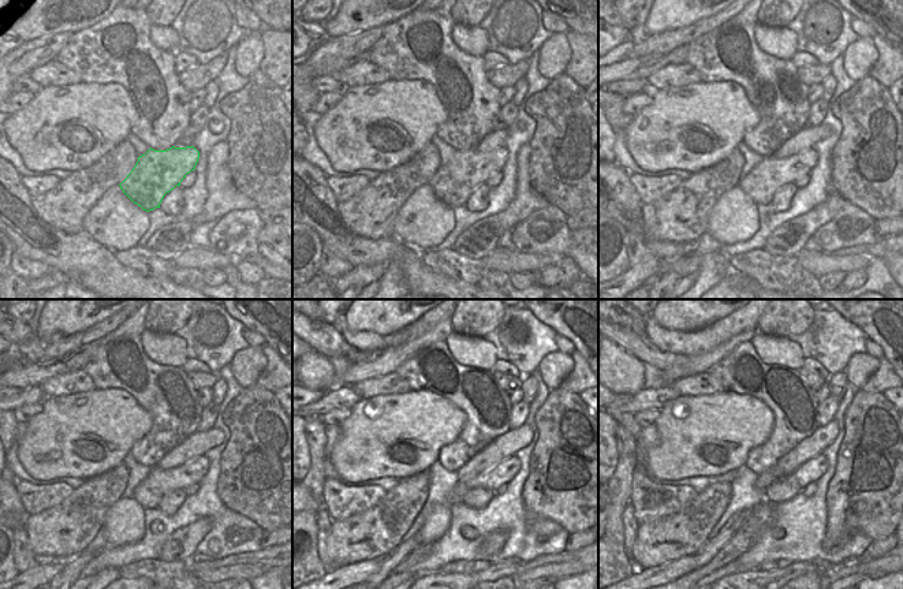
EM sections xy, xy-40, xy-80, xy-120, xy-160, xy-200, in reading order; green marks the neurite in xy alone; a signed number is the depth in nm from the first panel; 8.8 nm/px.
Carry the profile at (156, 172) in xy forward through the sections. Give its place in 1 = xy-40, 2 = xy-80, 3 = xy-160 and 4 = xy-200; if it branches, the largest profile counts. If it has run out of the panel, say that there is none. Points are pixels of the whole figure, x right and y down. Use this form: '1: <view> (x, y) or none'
1: xy-40 (454, 182)
2: xy-80 (761, 183)
3: xy-160 (493, 477)
4: xy-200 (813, 469)

